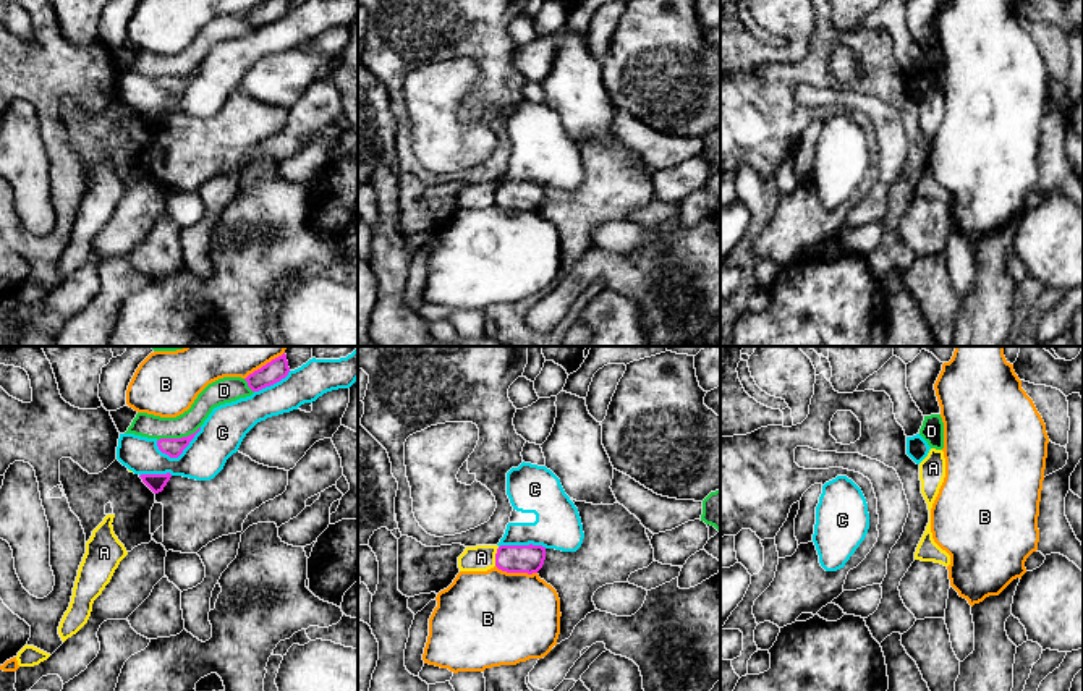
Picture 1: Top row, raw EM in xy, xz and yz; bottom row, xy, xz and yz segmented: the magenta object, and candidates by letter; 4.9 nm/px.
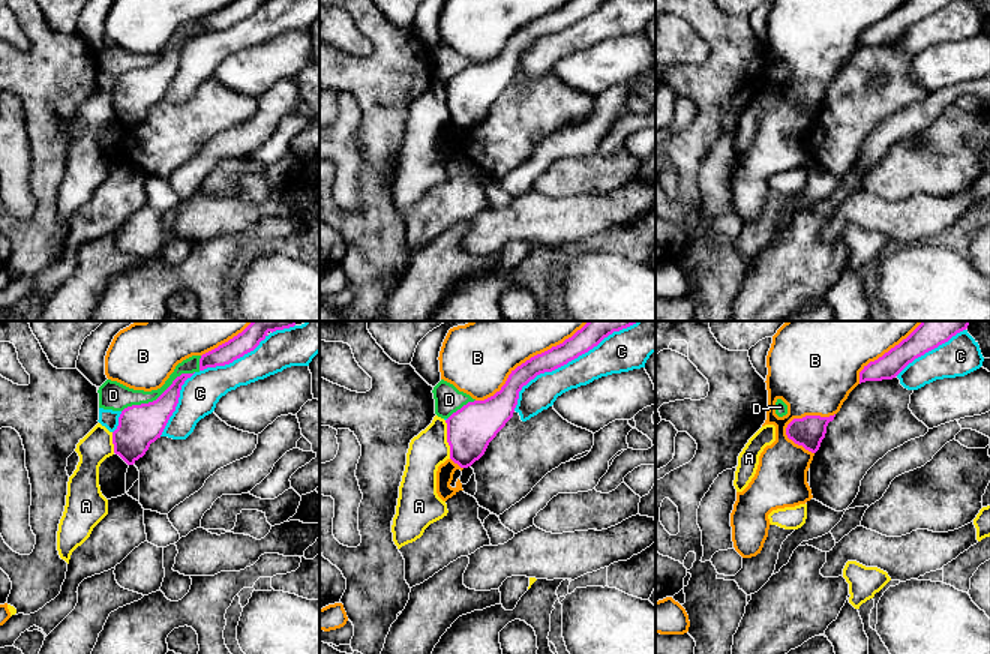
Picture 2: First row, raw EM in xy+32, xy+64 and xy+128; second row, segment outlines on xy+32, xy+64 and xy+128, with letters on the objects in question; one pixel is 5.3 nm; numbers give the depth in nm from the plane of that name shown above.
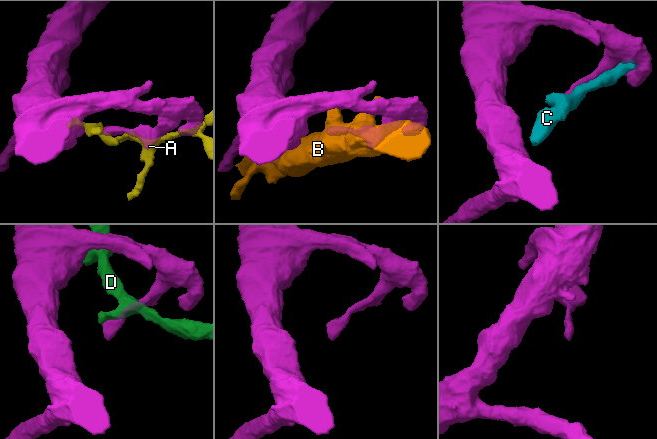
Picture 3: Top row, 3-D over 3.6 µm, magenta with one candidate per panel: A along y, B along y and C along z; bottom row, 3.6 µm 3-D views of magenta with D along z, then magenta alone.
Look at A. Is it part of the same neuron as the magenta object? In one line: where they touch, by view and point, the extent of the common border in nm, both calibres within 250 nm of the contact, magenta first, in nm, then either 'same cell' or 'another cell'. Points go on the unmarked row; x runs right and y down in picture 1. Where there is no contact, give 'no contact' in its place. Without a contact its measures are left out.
meets magenta in xz at (496, 195); contact 100 nm long; 140 nm thick on the magenta side, 130 nm on the other; another cell

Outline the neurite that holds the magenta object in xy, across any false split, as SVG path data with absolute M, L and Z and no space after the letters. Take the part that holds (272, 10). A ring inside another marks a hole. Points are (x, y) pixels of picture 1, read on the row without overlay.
M267 0L261 6L249 11L244 18L253 29L259 29L285 16L288 10L288 0Z

